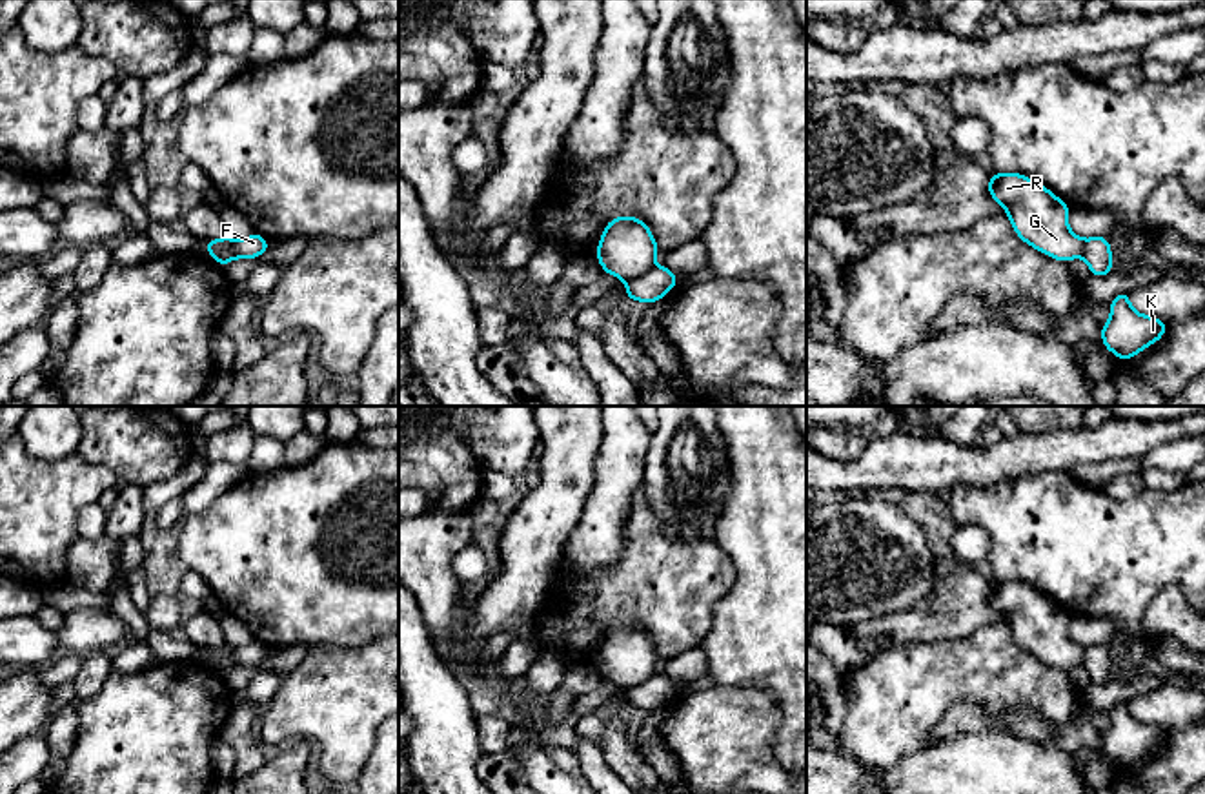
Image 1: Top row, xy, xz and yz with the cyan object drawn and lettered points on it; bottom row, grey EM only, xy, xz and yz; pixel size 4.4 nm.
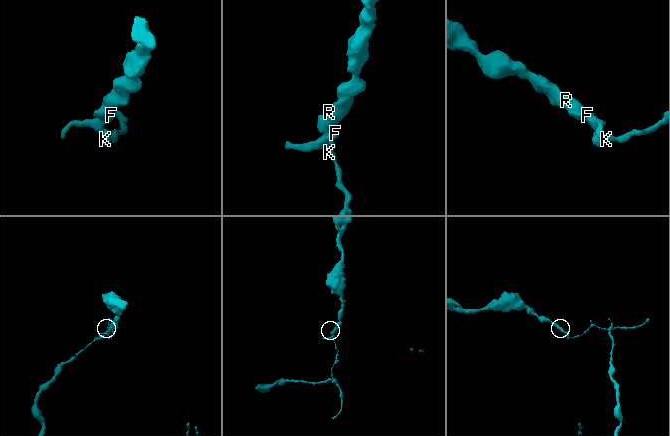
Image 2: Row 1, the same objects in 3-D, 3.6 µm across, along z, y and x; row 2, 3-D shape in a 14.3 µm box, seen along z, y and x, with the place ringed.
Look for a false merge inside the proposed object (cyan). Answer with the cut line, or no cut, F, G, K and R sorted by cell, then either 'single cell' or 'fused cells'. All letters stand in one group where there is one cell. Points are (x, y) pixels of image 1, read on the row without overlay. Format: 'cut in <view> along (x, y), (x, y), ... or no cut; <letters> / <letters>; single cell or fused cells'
cut in xz along (654, 674), (627, 689); F K / G R; fused cells

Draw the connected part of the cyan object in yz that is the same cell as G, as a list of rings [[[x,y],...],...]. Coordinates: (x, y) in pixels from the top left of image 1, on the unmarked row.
[[[1021,581],[988,585],[988,603],[1005,616],[1016,643],[1038,659],[1068,670],[1083,663],[1083,646],[1070,639],[1070,616],[1048,596]]]

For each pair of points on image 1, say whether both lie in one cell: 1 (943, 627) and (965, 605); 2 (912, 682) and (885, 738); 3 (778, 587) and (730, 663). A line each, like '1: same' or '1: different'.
1: same
2: same
3: same

